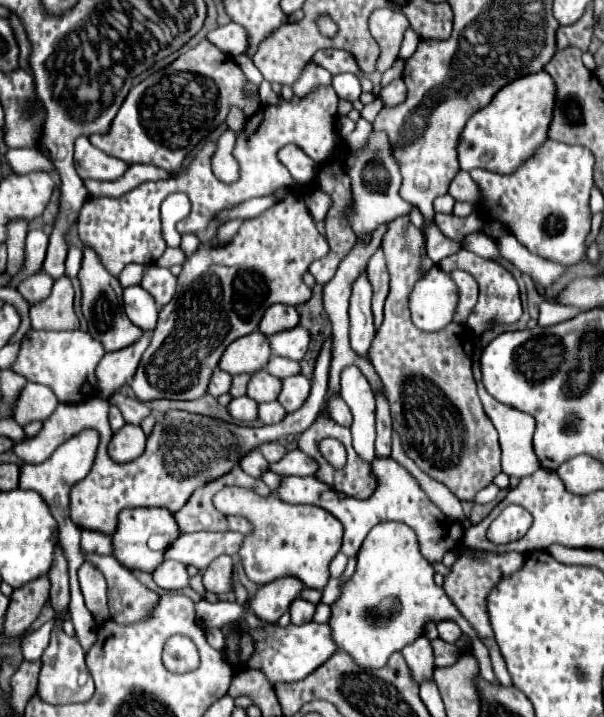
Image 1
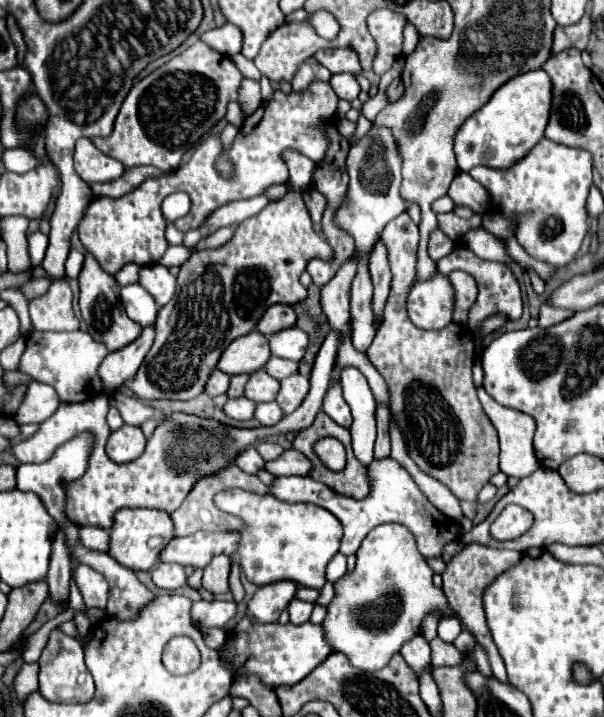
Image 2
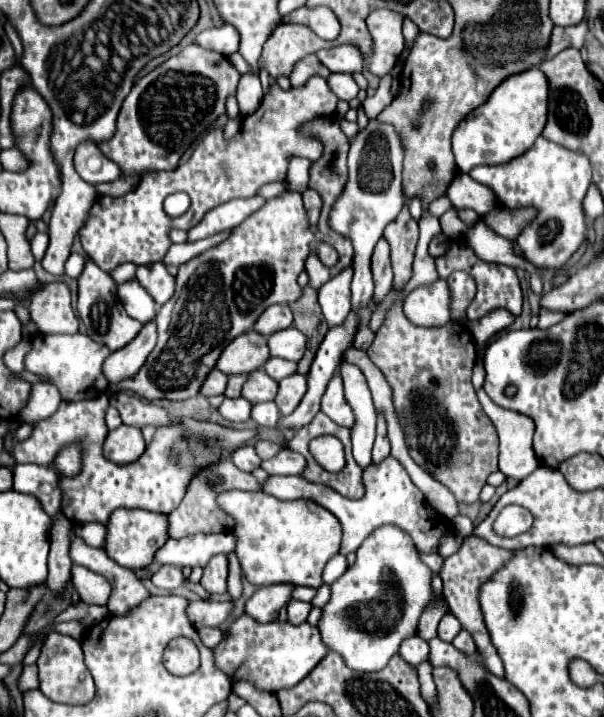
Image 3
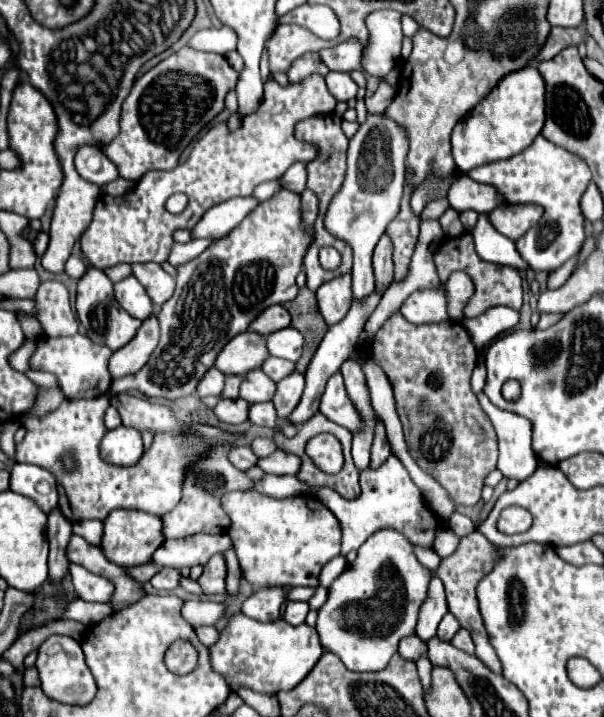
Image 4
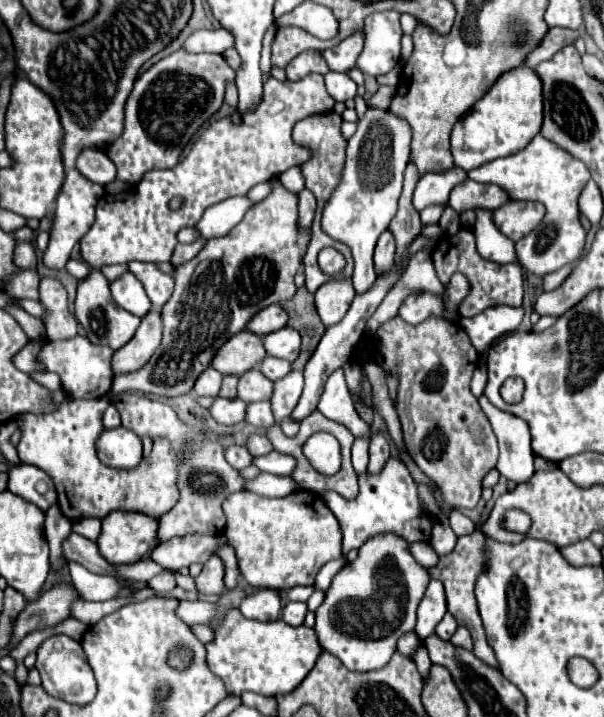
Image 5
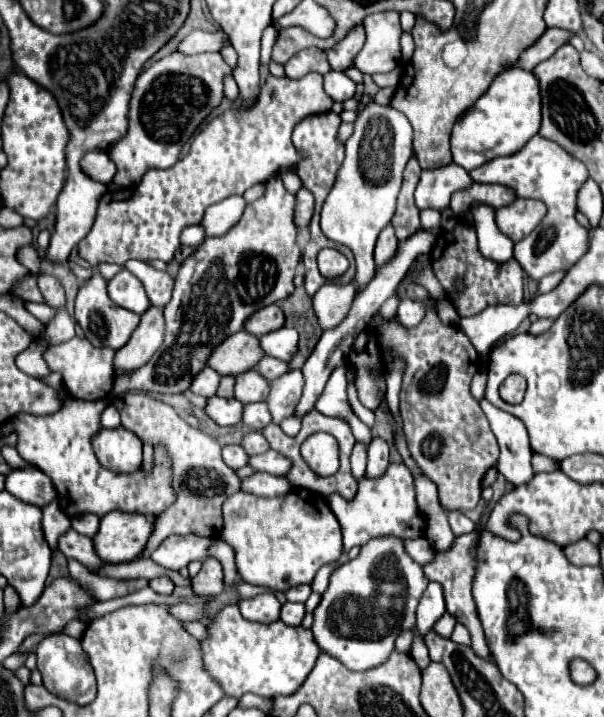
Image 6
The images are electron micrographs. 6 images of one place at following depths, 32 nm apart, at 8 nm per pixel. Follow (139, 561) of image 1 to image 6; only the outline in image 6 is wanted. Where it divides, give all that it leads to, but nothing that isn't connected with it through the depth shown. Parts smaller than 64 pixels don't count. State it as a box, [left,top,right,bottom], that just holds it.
[94,512,152,564]

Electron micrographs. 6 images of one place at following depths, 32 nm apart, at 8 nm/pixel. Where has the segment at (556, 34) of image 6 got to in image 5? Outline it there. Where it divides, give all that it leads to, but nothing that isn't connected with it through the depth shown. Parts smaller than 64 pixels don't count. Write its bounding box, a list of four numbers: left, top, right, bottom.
[524,28,580,68]

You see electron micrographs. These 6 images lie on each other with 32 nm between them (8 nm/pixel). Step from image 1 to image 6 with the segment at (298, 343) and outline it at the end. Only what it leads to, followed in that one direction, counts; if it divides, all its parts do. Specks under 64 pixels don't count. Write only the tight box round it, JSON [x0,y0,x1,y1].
[260,328,298,362]

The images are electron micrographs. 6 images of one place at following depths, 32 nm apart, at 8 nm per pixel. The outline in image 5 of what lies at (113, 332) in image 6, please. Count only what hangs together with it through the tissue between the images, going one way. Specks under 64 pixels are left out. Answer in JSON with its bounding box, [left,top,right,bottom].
[76,270,140,350]

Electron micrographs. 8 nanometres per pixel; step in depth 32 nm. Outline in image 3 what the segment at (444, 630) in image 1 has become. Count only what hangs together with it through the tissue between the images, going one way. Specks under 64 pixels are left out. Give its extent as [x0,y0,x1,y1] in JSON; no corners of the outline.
[438,612,462,642]

